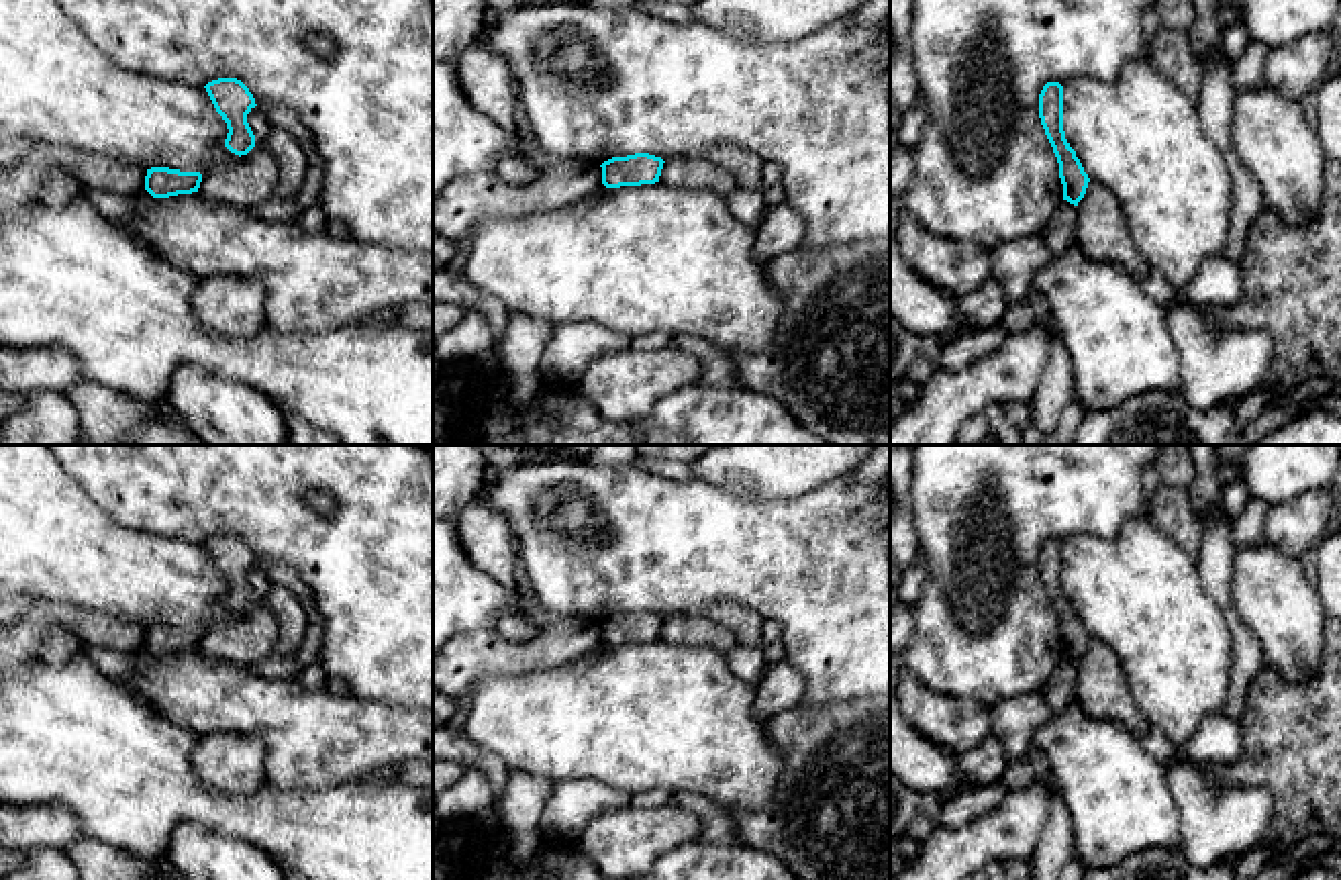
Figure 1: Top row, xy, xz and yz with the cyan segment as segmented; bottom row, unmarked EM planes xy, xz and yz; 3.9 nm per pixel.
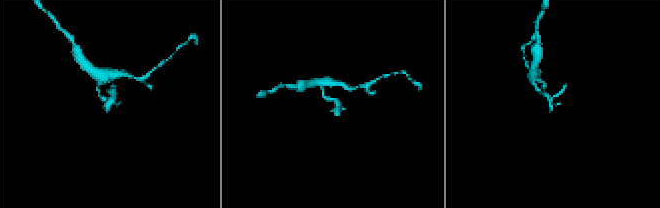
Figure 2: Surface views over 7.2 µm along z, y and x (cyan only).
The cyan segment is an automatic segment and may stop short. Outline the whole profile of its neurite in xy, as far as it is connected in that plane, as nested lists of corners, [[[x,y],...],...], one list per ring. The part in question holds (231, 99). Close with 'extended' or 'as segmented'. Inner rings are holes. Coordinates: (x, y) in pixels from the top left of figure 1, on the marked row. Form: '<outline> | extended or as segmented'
[[[218,78],[204,88],[227,123],[225,147],[239,157],[247,155],[255,147],[255,135],[247,123],[247,114],[257,106],[253,94],[237,78]]] | as segmented

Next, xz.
[[[649,153],[612,157],[604,161],[602,184],[606,188],[641,186],[659,182],[663,159]]] | as segmented

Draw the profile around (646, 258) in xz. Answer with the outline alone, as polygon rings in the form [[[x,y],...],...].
[[[661,182],[608,188],[553,210],[478,223],[463,276],[498,298],[510,314],[594,321],[631,339],[663,331],[694,335],[725,351],[767,347],[782,296],[753,253],[755,229],[729,212],[727,198]]]

